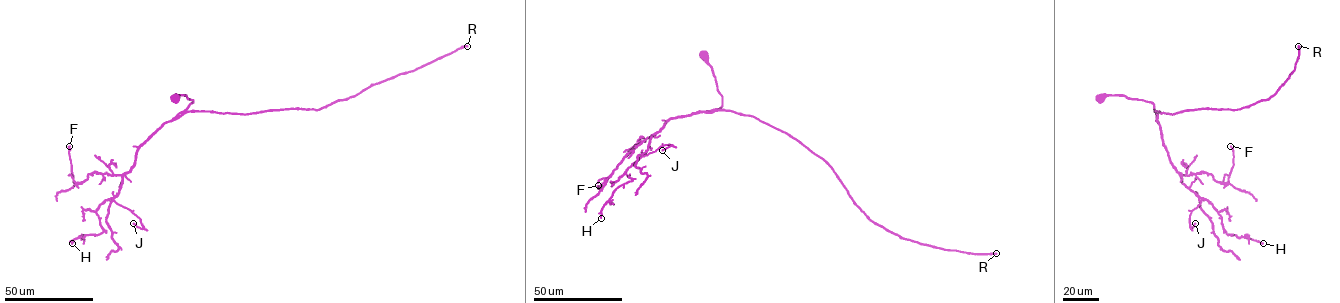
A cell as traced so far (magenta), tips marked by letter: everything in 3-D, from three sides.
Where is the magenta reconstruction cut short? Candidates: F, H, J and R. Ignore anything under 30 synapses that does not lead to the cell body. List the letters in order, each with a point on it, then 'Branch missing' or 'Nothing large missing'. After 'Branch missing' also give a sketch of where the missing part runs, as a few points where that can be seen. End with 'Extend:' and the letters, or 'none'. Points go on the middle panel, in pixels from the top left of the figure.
F: Place: (598, 185). Nothing large missing
H: Place: (601, 218). Nothing large missing
J: Place: (662, 150). Nothing large missing
R: Place: (996, 253). Branch missing
Extend: R

